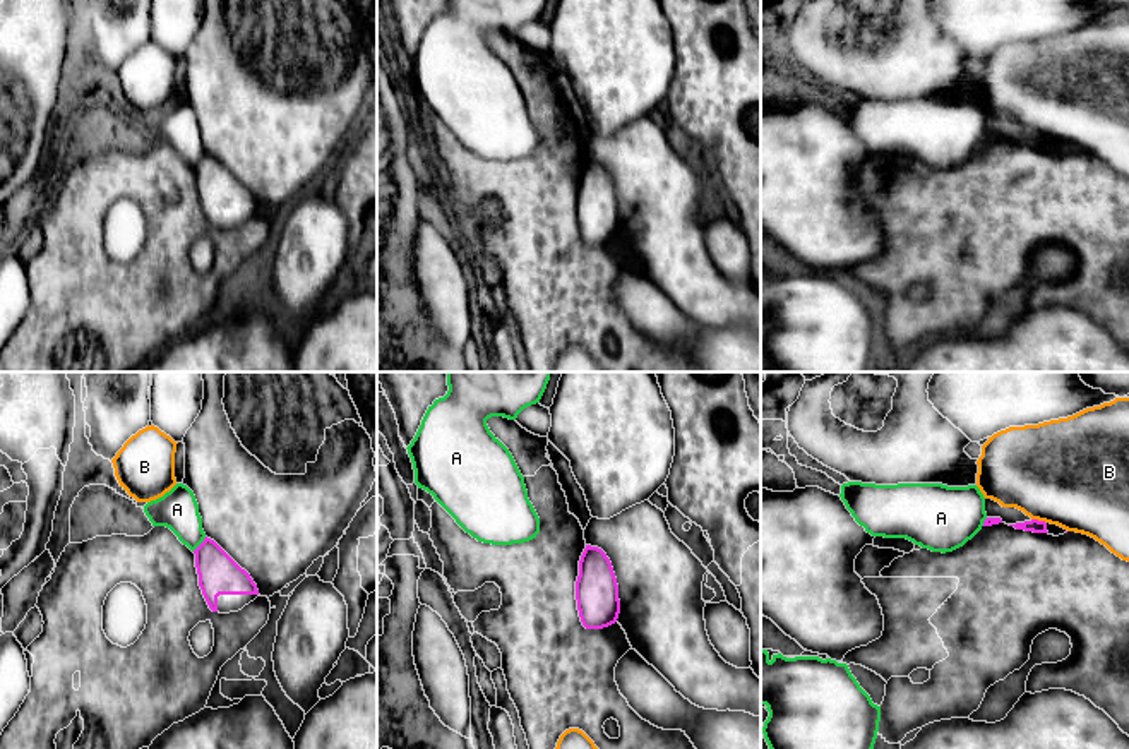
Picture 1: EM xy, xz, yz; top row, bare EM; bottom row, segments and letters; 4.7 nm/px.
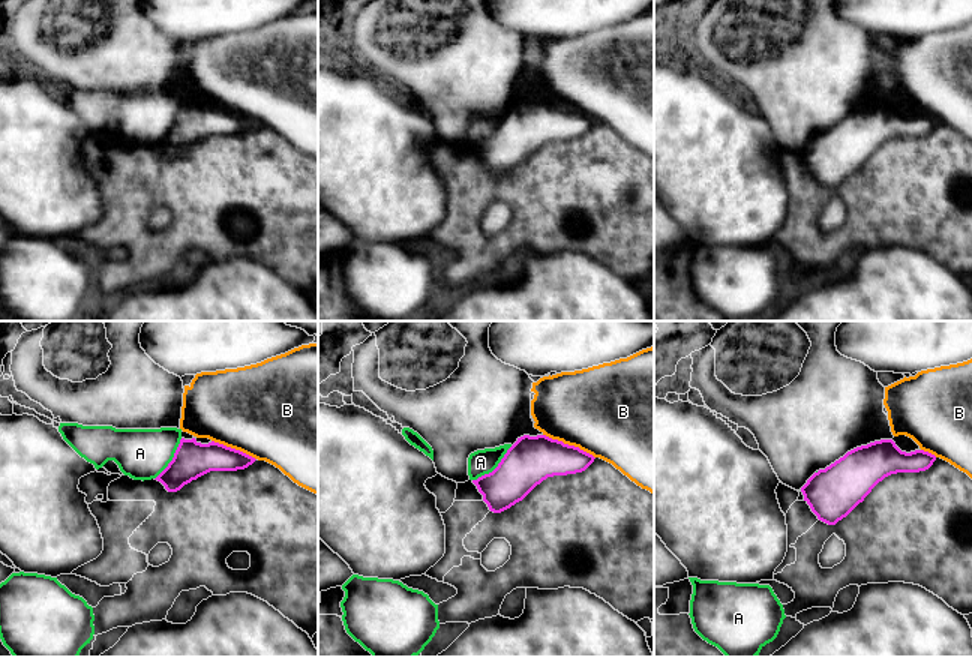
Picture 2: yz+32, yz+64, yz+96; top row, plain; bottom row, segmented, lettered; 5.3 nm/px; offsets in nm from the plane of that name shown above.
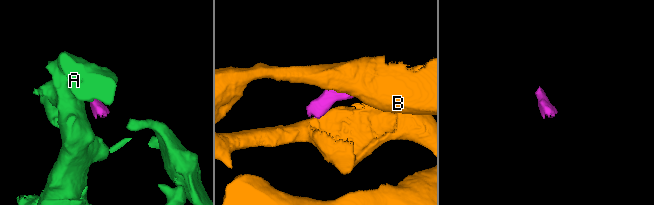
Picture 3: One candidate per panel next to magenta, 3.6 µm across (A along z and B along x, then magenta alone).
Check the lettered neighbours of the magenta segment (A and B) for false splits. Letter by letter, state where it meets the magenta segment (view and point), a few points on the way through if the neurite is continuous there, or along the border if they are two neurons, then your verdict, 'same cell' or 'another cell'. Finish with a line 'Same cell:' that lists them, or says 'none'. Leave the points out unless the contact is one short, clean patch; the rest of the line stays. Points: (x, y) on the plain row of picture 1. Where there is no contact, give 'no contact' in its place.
A: contact xy (201, 160); border xy (206, 153), (192, 167); another cell
B: contact yz (1037, 136); border yz (1032, 134), (1045, 139); another cell
Same cell: none

